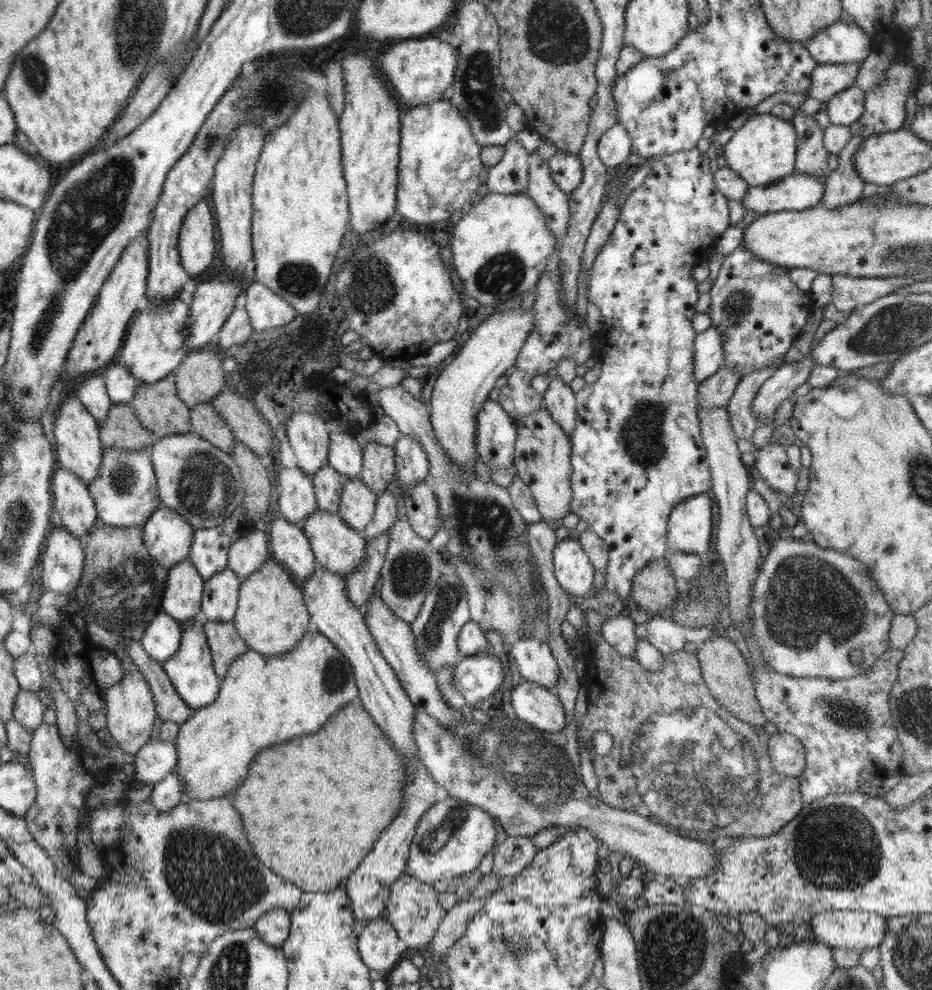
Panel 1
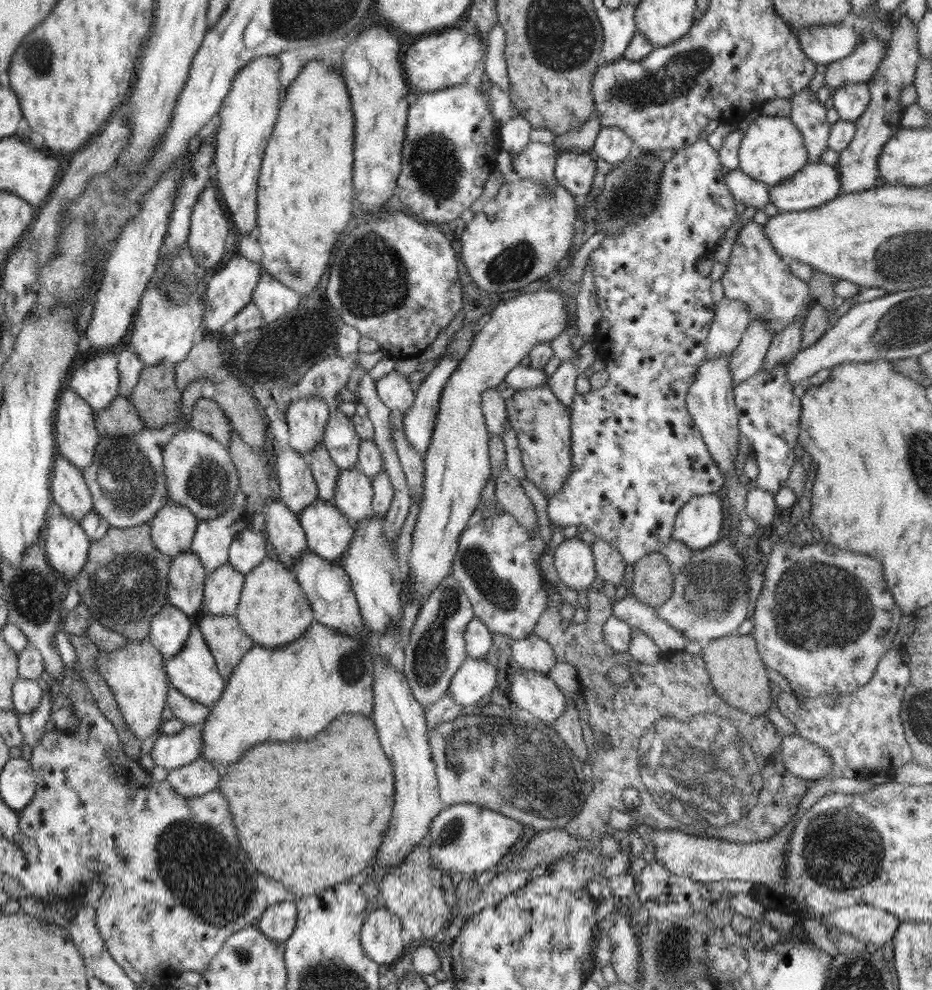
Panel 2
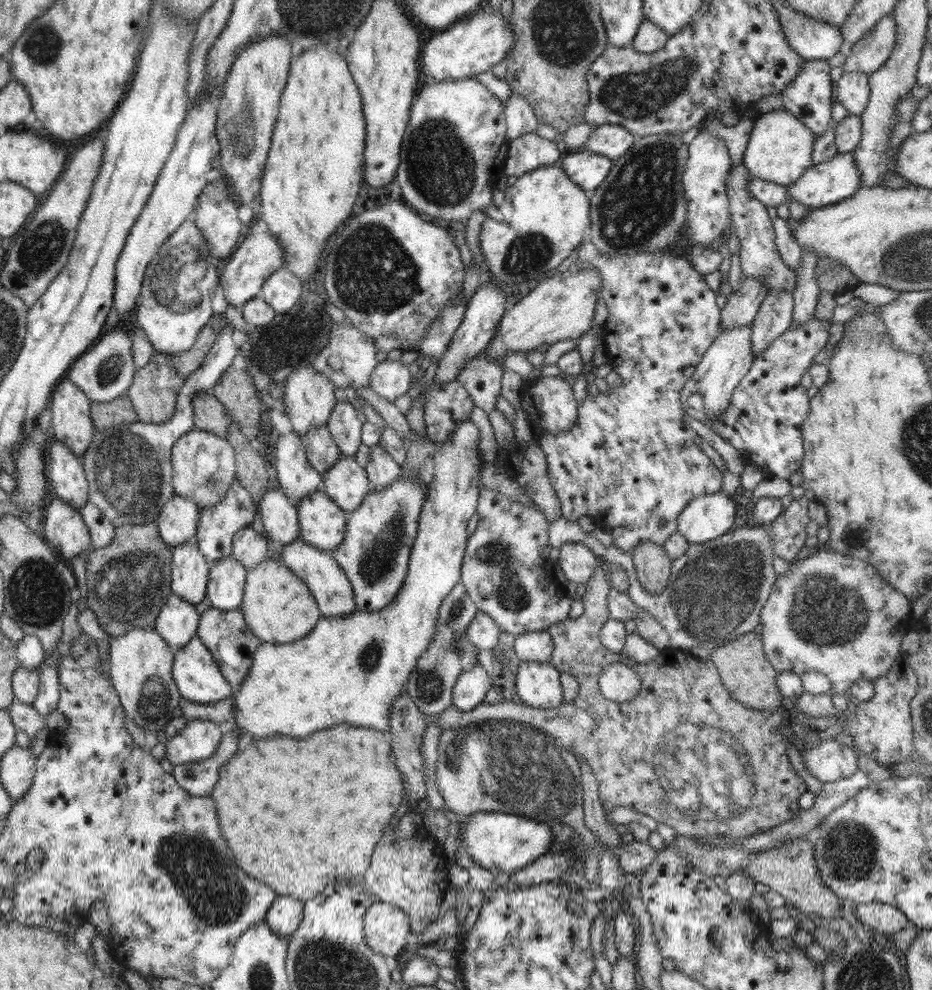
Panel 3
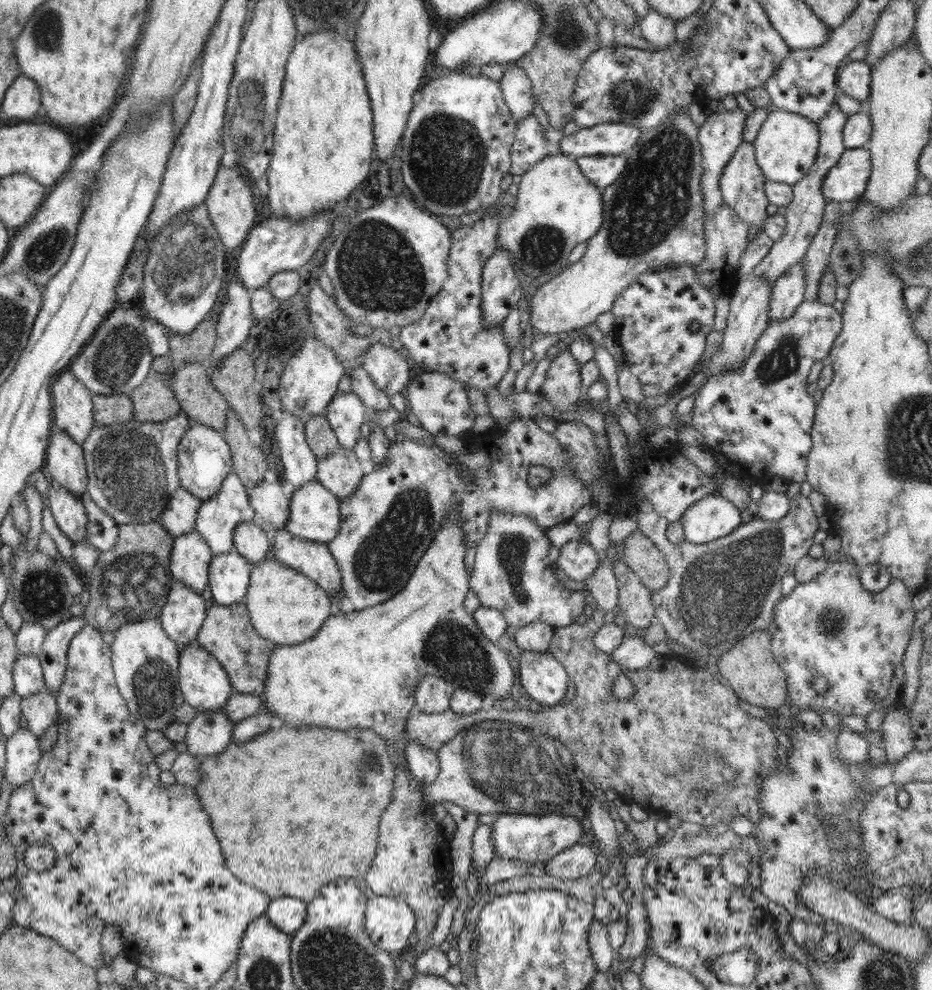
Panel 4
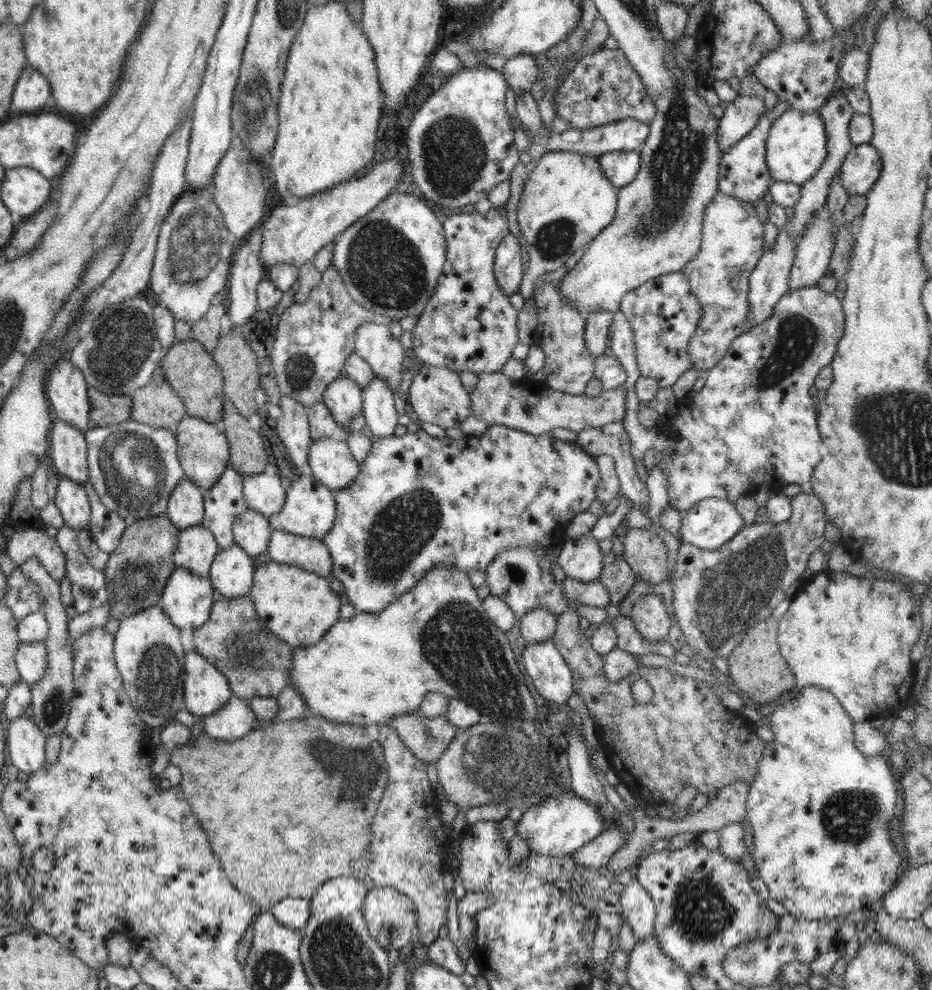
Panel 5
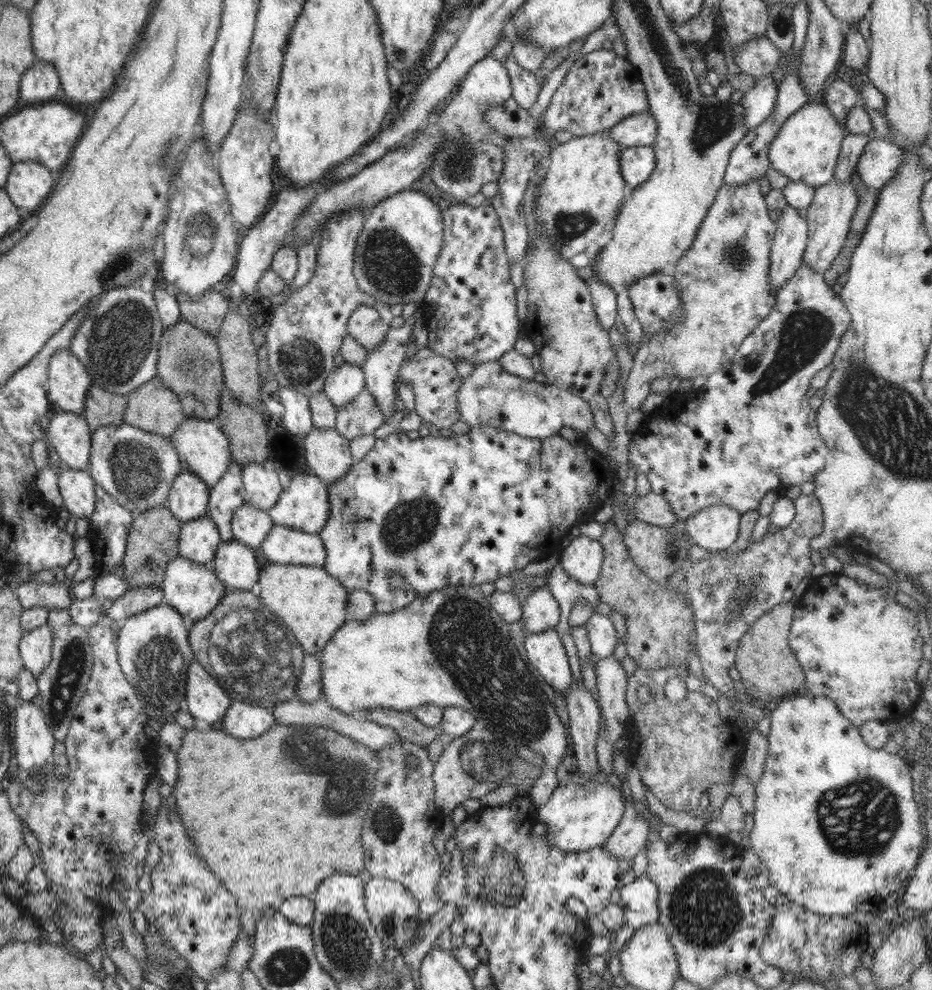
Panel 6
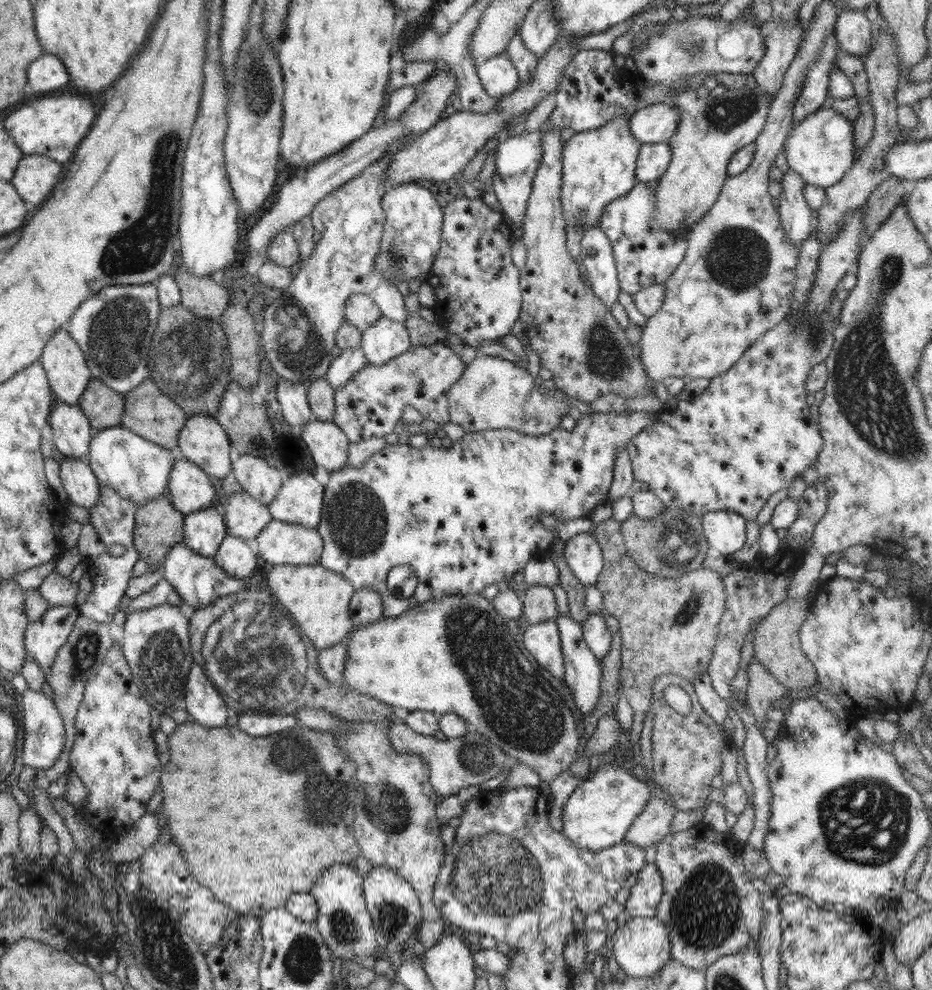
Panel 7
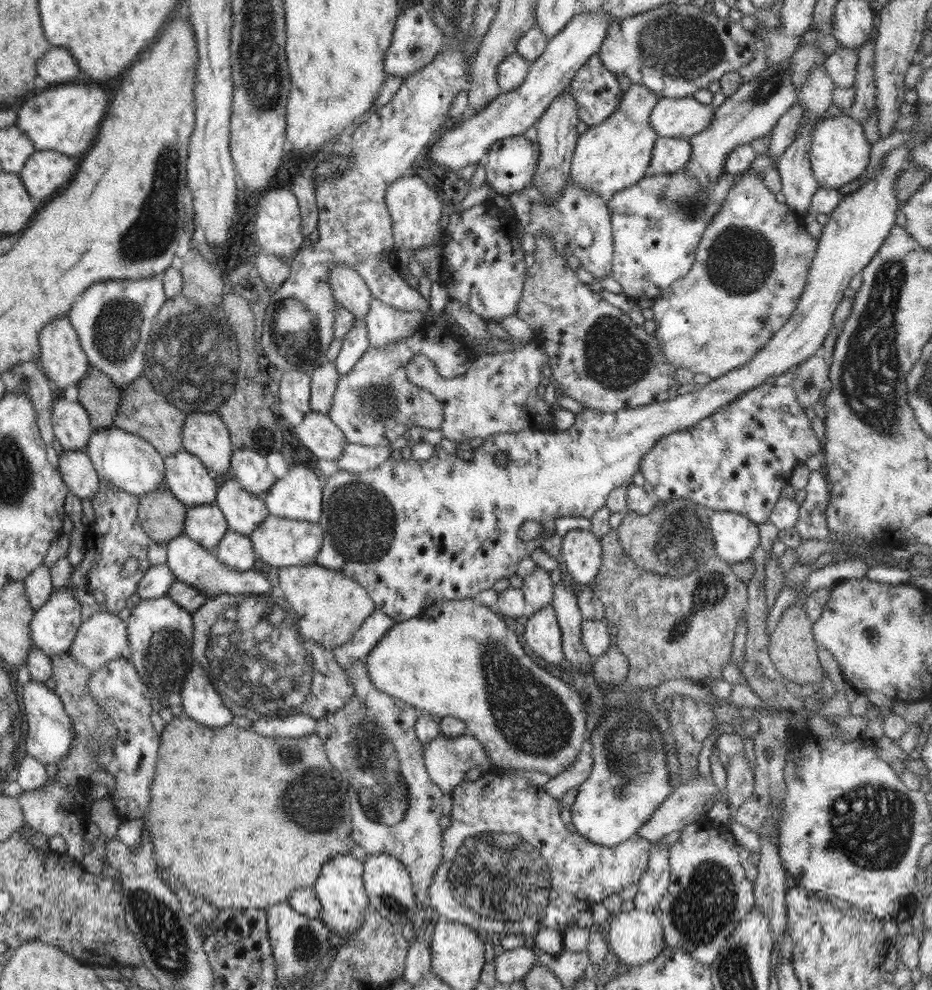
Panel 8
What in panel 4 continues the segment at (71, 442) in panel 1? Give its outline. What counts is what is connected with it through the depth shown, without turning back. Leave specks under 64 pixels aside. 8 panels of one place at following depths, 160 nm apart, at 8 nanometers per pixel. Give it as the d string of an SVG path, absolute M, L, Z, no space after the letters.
M61 371L51 386L53 426L82 444L96 426L92 392L69 371Z

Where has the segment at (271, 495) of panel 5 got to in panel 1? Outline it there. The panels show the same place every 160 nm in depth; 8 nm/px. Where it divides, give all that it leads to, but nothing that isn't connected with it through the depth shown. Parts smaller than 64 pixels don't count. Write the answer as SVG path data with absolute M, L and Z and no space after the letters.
M273 517L270 528L270 548L275 560L288 573L308 581L318 566L302 525L276 518Z

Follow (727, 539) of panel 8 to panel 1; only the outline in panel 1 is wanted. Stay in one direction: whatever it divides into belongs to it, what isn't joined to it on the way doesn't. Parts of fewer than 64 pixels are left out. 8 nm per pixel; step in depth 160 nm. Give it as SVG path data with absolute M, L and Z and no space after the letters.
M702 493L674 505L668 519L666 559L675 552L704 557L712 538L712 504Z

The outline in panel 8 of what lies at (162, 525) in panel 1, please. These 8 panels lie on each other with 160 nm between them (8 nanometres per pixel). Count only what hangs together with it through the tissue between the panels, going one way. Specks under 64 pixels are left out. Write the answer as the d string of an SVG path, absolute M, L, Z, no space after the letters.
M182 450L163 457L168 490L187 507L215 503L216 481L197 456Z

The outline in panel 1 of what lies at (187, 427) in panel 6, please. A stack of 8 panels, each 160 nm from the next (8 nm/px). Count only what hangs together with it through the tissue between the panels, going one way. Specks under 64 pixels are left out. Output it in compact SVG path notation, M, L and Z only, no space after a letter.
M192 430L188 433L155 439L149 454L157 478L157 491L162 506L171 508L192 525L194 530L222 524L245 500L245 484L231 454L222 452Z

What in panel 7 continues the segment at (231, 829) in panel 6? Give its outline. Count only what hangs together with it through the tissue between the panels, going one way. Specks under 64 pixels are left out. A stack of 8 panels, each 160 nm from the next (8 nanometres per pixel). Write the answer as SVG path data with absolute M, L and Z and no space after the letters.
M193 720L180 724L169 737L170 762L161 769L162 792L164 802L162 808L166 816L170 816L170 834L174 842L180 846L182 856L186 858L186 866L190 866L190 874L196 882L210 888L214 896L228 904L232 910L242 914L254 914L258 917L272 908L284 907L286 898L294 892L308 892L312 885L320 878L322 871L332 864L355 864L361 855L360 847L356 842L352 826L354 826L354 808L352 802L348 802L348 790L346 786L356 784L353 779L355 764L346 759L343 752L331 733L314 731L306 727L294 727L285 731L275 732L267 737L254 737L246 734L237 726L232 727L204 727Z

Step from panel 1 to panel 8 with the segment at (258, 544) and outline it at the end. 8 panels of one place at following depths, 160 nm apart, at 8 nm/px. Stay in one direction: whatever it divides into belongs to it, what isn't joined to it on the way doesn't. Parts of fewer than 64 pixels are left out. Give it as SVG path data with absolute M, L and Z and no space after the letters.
M234 479L217 488L215 503L227 520L227 530L247 537L269 515L264 498L248 492Z

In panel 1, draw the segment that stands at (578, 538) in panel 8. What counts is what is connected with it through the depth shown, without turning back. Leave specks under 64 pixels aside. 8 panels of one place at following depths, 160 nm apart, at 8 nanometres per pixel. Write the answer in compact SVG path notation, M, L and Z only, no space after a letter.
M561 535L553 550L553 565L560 587L573 600L590 595L596 570L577 539Z

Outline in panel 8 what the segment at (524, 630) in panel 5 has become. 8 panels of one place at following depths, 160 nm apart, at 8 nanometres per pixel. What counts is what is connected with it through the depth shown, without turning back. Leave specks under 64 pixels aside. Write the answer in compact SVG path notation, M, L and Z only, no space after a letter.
M536 567L530 576L523 579L522 587L519 589L524 594L527 607L538 611L551 605L554 595L553 583L550 571Z

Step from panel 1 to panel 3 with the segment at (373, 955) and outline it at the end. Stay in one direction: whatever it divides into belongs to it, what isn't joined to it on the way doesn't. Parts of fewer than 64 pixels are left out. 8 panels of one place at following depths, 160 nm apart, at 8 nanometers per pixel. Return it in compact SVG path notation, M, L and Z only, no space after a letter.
M373 898L365 914L363 929L367 945L391 961L408 948L406 936L411 932L410 917L395 904Z

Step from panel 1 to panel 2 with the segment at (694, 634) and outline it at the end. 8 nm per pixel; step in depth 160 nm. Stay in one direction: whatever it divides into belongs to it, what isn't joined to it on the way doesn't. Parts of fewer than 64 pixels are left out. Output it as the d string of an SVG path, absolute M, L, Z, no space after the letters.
M625 596L620 601L612 601L611 605L615 618L649 636L663 654L683 651L688 644L688 640L681 632L658 618L654 607L640 603L635 596Z

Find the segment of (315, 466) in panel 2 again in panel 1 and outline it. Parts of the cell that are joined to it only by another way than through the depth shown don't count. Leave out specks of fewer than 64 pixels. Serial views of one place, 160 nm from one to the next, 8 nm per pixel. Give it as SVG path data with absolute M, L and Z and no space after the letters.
M325 464L310 477L317 500L317 509L332 513L337 512L344 483L343 476L335 468Z

